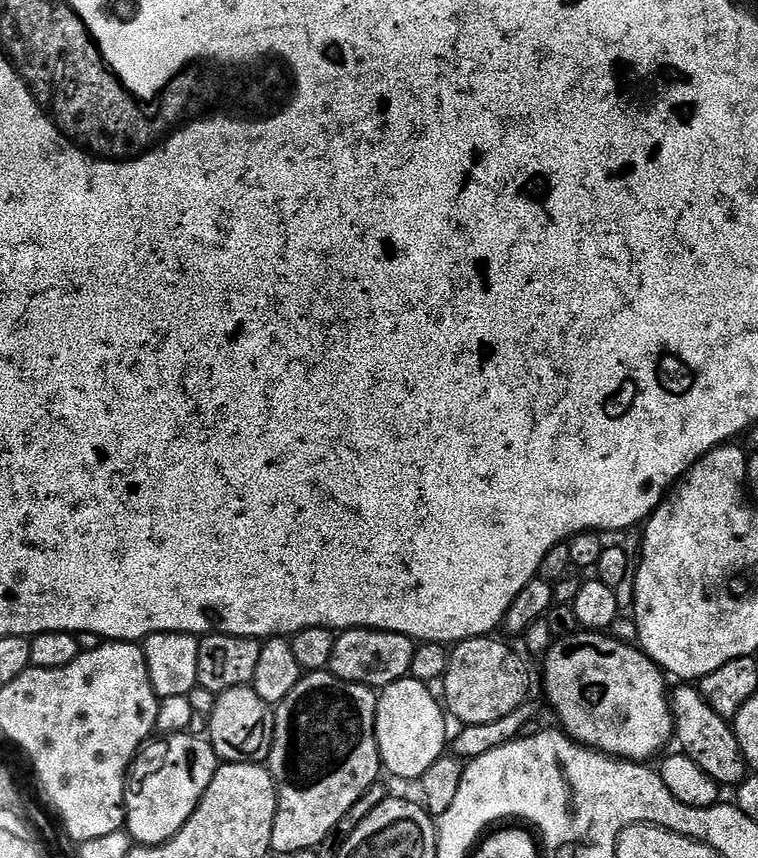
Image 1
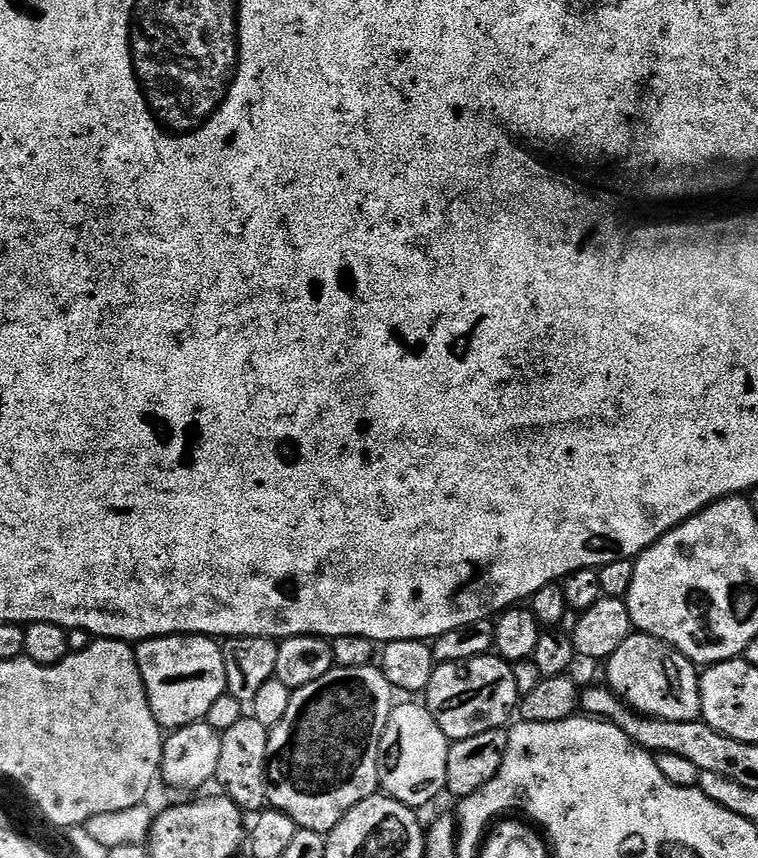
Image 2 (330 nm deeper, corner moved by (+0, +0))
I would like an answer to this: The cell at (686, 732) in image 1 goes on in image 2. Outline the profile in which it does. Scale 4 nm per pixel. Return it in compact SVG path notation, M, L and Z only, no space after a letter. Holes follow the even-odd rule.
M633 634L614 650L614 654L606 661L608 667L607 687L611 688L629 708L642 713L643 716L653 716L659 720L670 722L690 722L701 719L700 715L700 672L697 665L687 660L677 648L671 648L653 636Z

